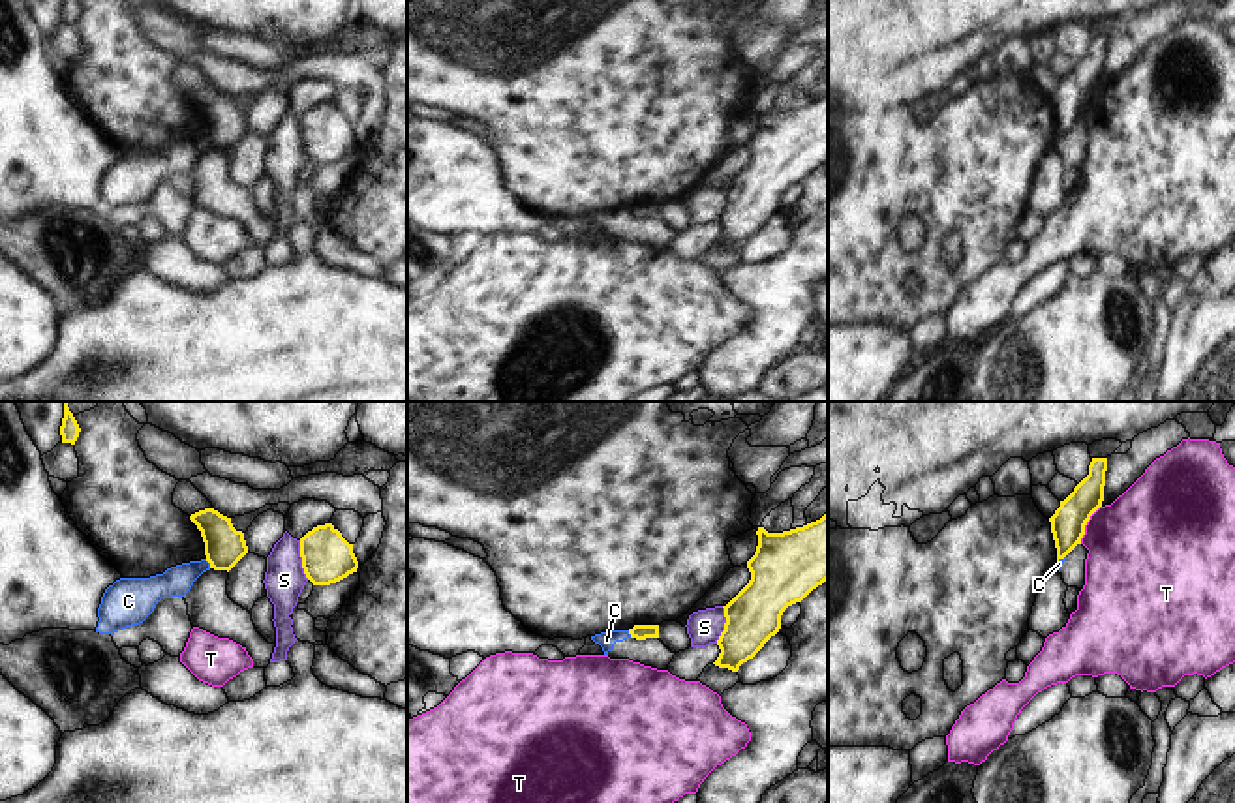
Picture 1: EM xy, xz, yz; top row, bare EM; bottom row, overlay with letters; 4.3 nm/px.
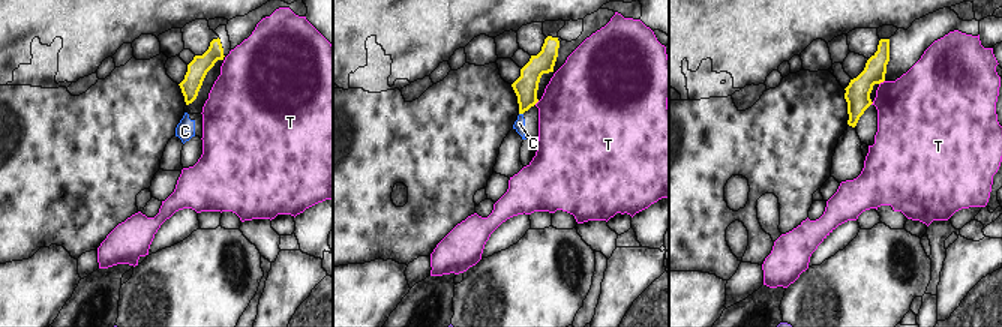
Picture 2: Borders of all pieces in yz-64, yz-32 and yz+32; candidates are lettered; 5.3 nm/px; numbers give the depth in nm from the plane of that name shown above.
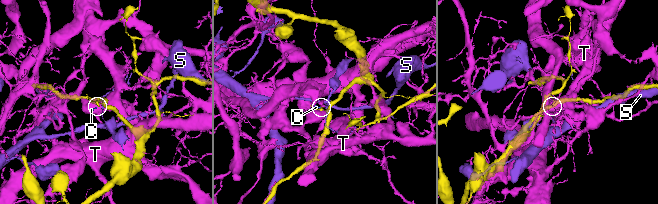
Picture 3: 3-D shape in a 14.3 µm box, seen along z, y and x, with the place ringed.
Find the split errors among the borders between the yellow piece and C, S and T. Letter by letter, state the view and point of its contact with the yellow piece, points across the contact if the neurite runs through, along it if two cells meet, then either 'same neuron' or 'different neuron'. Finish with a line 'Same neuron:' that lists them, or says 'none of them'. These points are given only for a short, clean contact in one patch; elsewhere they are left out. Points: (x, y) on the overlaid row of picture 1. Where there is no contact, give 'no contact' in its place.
C: xy (209, 561) | along xy (205, 560), (211, 567) | different neuron
S: xy (303, 560) | different neuron
T: yz (1085, 524) | different neuron
Same neuron: none of them

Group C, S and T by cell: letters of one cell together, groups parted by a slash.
C / S / T

